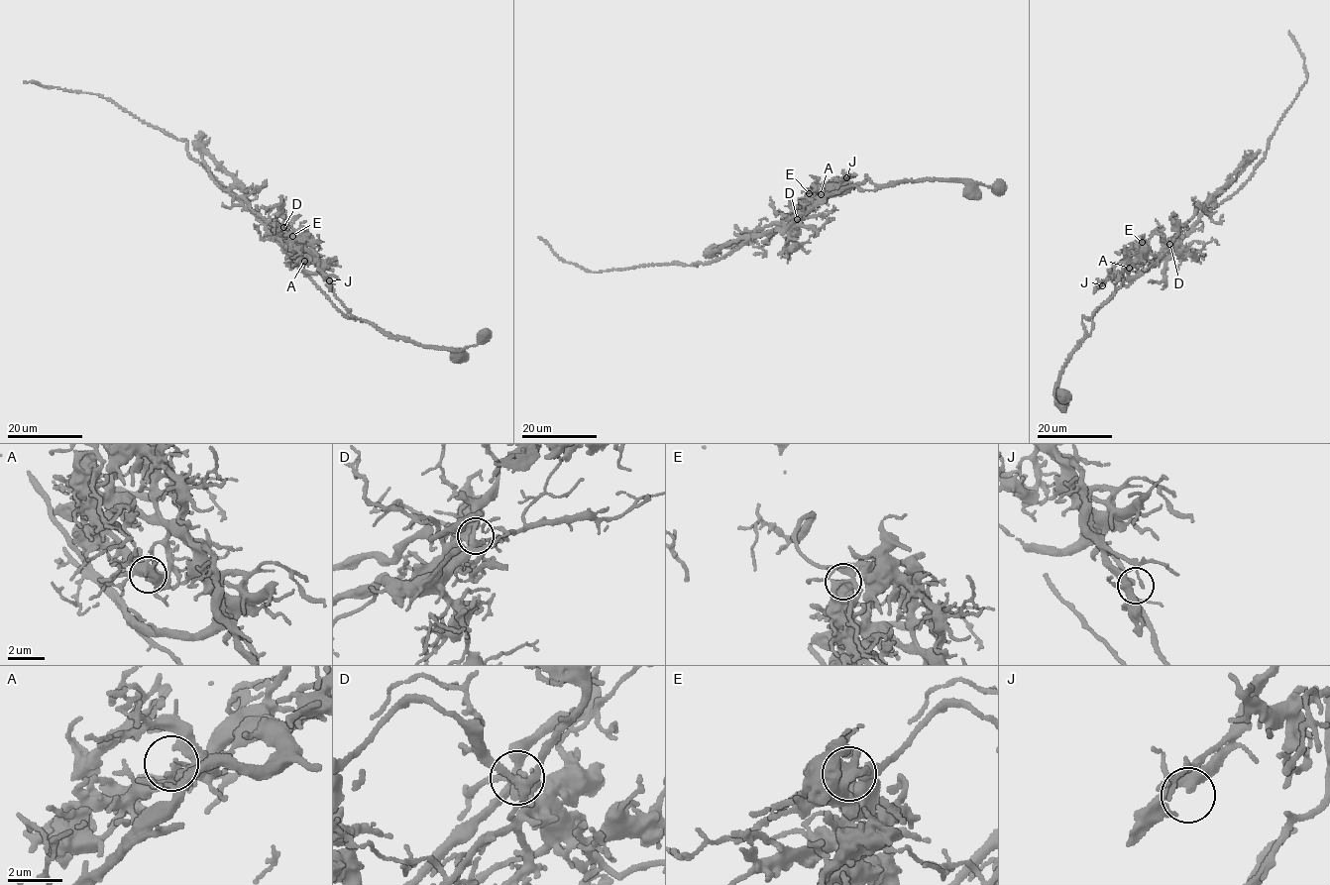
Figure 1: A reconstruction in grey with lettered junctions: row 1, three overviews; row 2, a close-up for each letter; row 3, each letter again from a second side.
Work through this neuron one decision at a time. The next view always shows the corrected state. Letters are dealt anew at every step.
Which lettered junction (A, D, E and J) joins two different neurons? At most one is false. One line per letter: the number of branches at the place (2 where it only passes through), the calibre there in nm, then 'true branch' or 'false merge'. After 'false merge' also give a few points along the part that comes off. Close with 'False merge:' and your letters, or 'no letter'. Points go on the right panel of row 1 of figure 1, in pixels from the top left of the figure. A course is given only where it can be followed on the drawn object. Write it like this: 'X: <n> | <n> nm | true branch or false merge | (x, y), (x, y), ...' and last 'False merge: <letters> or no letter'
A: 3 | 220 nm | true branch
D: 3 | 280 nm | true branch
E: 3 | 200 nm | false merge | (1141, 242), (1159, 233), (1175, 249), (1205, 212), (1230, 197), (1265, 157), (1307, 75), (1303, 55), (1288, 32)
J: 3 | 280 nm | true branch
False merge: E

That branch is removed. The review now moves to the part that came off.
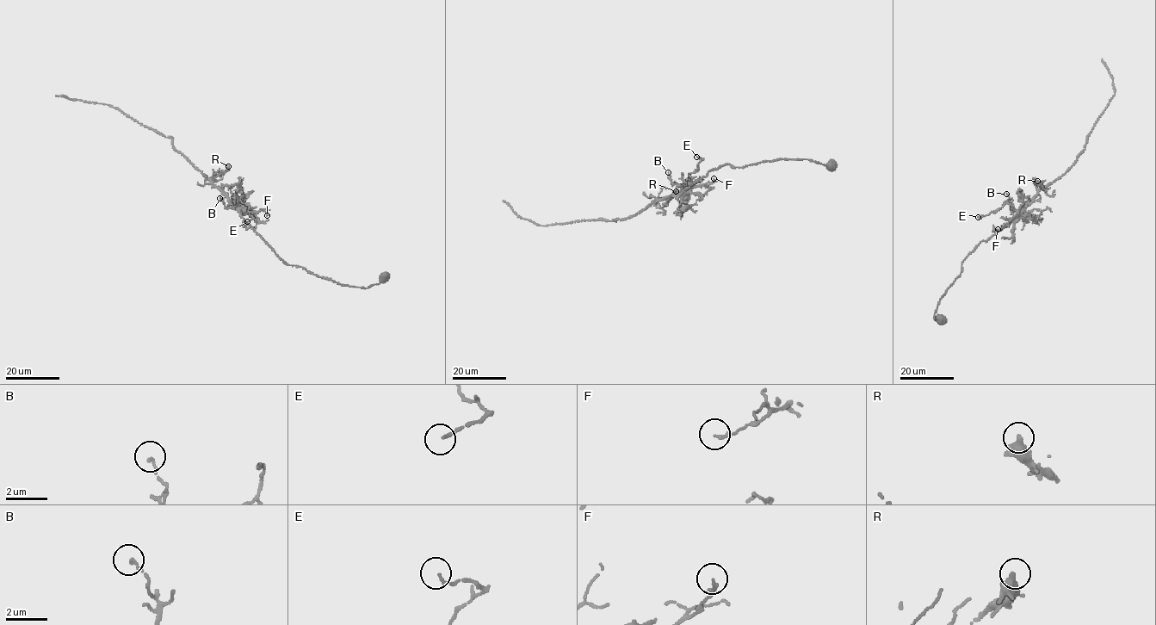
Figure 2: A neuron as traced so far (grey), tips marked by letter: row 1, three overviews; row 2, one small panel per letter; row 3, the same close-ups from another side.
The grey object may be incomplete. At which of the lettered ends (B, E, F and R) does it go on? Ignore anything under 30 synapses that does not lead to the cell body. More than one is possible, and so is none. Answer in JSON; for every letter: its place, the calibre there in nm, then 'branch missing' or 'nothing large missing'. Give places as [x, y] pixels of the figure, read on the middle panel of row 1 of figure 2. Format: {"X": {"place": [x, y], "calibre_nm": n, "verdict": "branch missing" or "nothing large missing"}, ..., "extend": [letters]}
{"B": {"place": [668, 172], "calibre_nm": 120, "verdict": "nothing large missing"}, "E": {"place": [696, 157], "calibre_nm": 130, "verdict": "nothing large missing"}, "F": {"place": [714, 178], "calibre_nm": 160, "verdict": "nothing large missing"}, "R": {"place": [676, 191], "calibre_nm": 320, "verdict": "nothing large missing"}, "extend": []}

